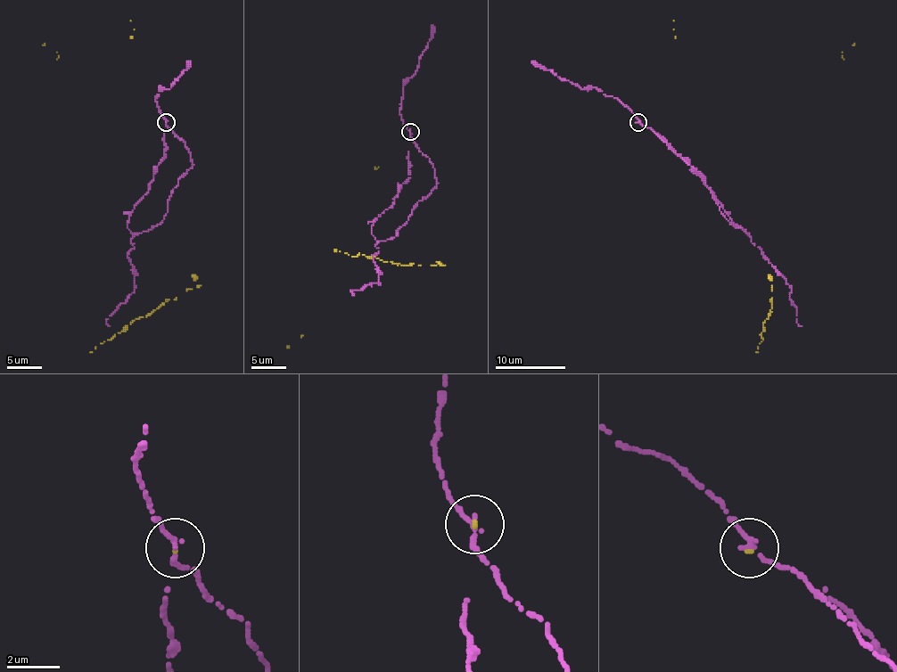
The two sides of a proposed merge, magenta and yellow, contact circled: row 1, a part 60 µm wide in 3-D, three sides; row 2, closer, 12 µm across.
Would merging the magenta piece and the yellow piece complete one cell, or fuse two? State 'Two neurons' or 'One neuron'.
One neuron

